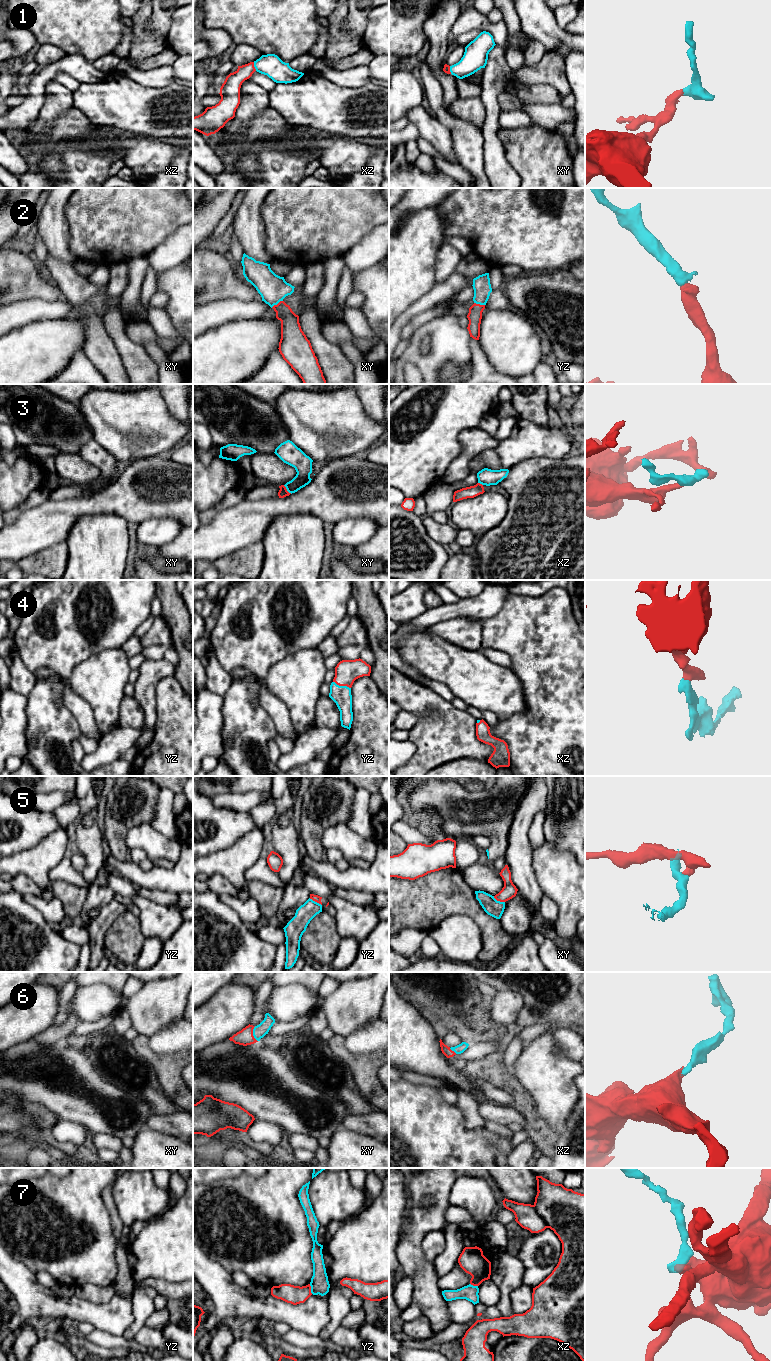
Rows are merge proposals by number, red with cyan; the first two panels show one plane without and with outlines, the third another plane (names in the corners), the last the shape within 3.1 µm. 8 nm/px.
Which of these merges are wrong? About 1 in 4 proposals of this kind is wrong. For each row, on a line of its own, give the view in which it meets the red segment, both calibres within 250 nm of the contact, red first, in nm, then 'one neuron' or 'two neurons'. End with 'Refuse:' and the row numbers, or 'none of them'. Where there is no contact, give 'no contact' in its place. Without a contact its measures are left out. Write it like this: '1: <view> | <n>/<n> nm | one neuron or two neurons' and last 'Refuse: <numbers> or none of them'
1: xz | 140/180 nm | one neuron
2: xy | 170/220 nm | one neuron
3: xy | 70/140 nm | two neurons
4: yz | 190/160 nm | one neuron
5: yz | 60/150 nm | two neurons
6: xy | 130/110 nm | one neuron
7: yz | 150/150 nm | two neurons
Refuse: 3, 5, 7

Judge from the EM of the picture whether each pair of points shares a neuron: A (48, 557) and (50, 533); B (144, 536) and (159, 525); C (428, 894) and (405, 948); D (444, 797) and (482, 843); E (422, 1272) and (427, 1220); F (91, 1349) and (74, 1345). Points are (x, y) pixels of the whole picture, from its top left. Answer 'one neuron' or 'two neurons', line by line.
A: two neurons
B: one neuron
C: two neurons
D: two neurons
E: one neuron
F: one neuron

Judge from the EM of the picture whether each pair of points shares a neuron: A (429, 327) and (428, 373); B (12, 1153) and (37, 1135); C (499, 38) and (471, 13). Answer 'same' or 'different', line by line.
A: same
B: same
C: same

